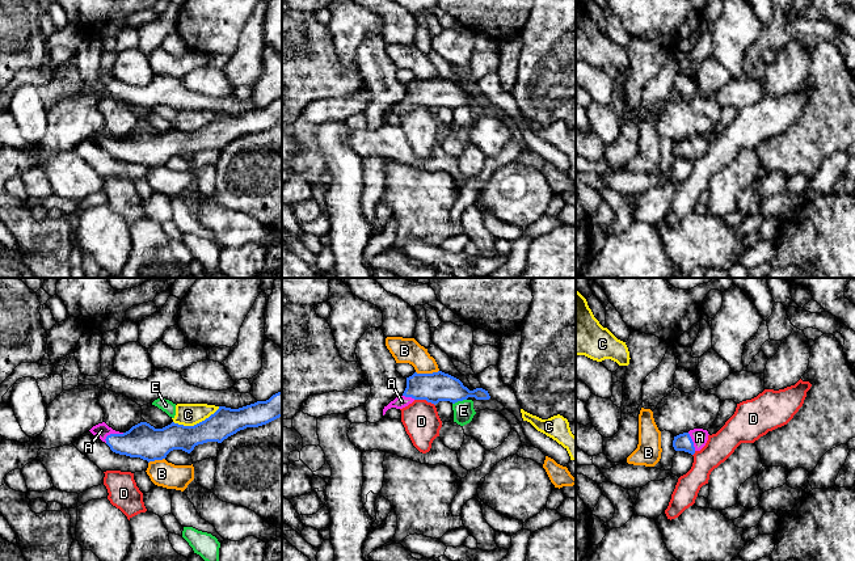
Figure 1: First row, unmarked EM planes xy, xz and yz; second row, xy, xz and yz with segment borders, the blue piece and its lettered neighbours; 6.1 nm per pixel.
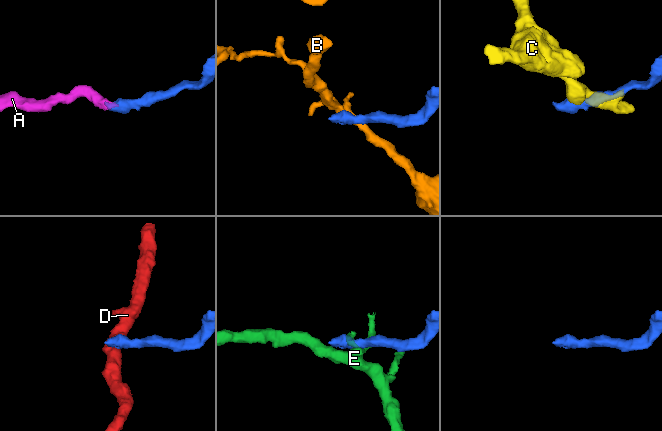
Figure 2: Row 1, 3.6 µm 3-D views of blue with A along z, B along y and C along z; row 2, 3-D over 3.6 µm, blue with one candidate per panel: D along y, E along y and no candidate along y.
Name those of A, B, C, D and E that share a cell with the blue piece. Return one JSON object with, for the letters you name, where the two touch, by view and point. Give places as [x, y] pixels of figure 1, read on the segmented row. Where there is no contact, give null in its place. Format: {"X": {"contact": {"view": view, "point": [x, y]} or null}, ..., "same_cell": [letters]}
{"A": {"contact": {"view": "xy", "point": [113, 434]}}, "same_cell": ["A"]}

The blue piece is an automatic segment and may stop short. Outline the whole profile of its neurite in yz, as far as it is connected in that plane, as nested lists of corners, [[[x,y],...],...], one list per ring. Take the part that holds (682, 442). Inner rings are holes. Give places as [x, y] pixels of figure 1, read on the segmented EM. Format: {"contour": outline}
{"contour": [[[694,429],[688,433],[679,434],[674,436],[673,447],[675,451],[685,451],[694,455],[696,451],[700,451],[707,440],[708,431],[703,429]]]}

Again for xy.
{"contour": [[[282,392],[266,401],[239,409],[219,406],[214,414],[194,426],[172,422],[163,429],[155,429],[147,422],[140,422],[129,431],[119,433],[102,422],[89,431],[105,442],[113,452],[149,463],[165,459],[173,450],[190,454],[198,444],[222,443],[240,430],[258,427],[279,417],[282,417]]]}

